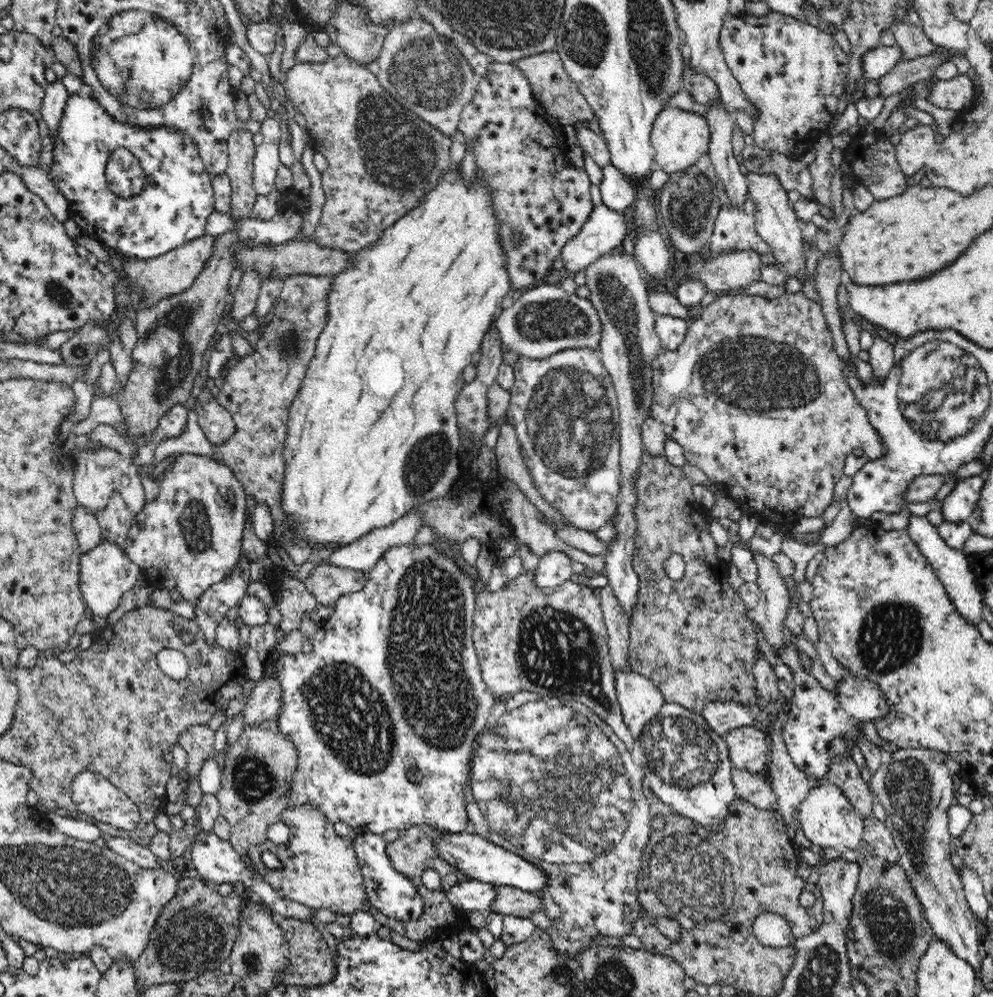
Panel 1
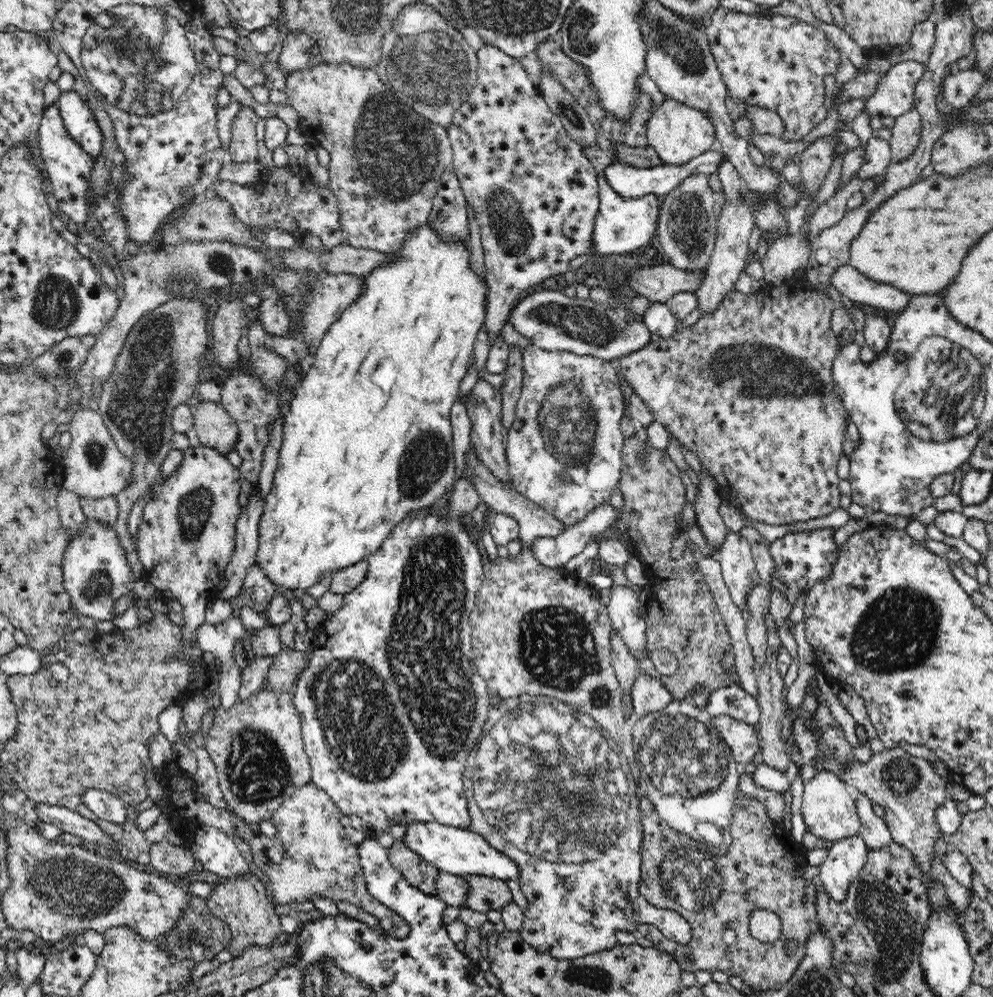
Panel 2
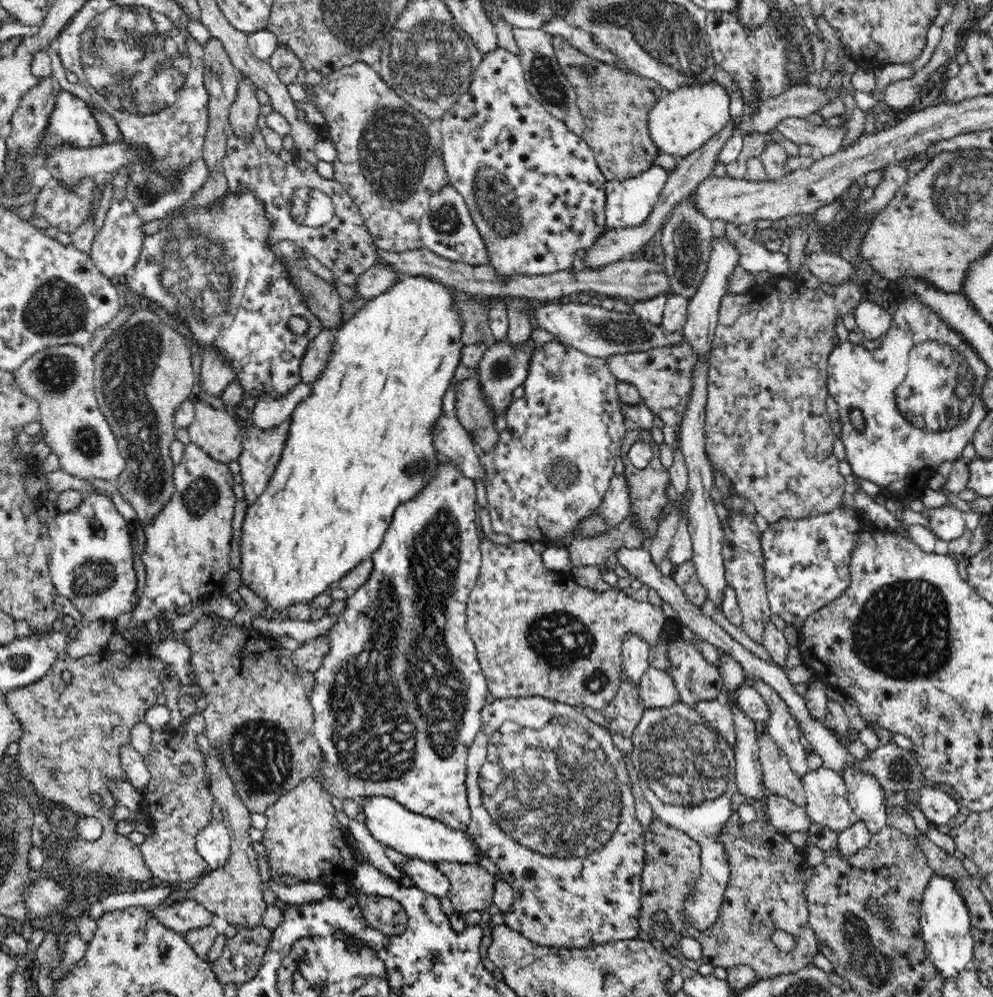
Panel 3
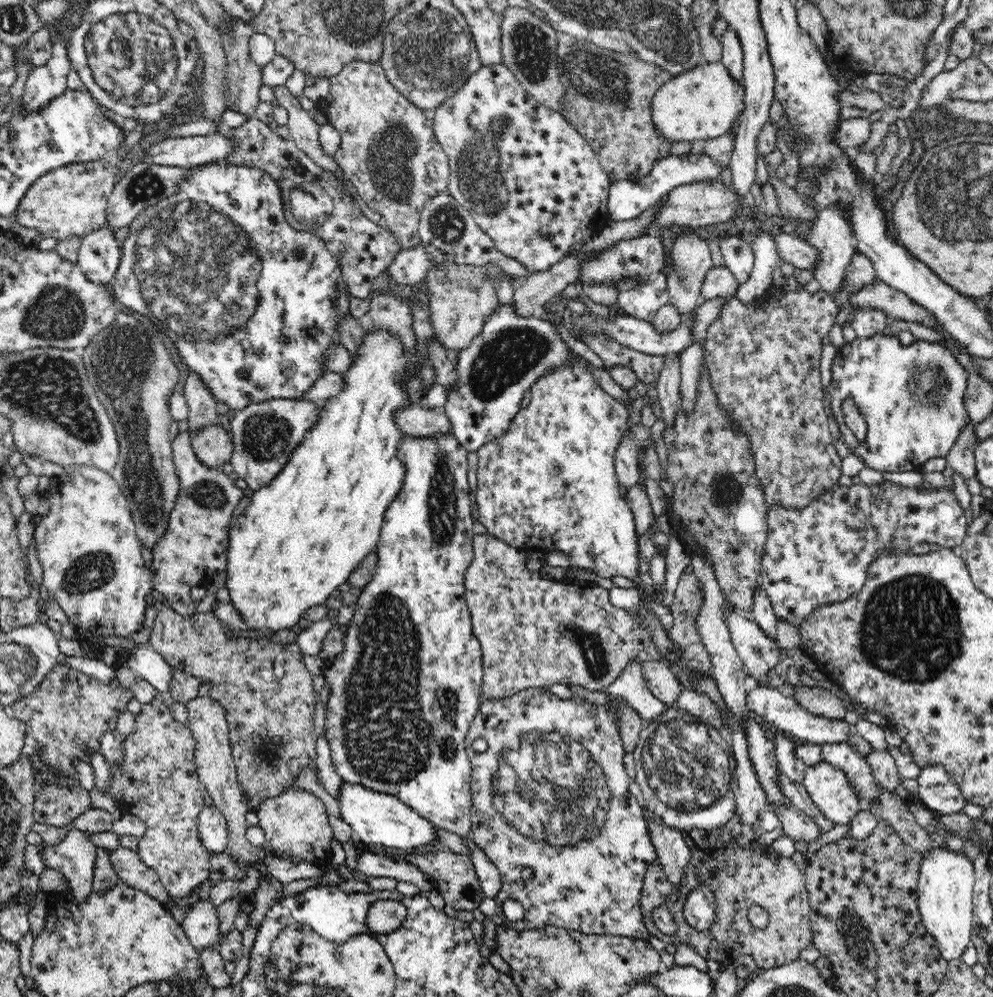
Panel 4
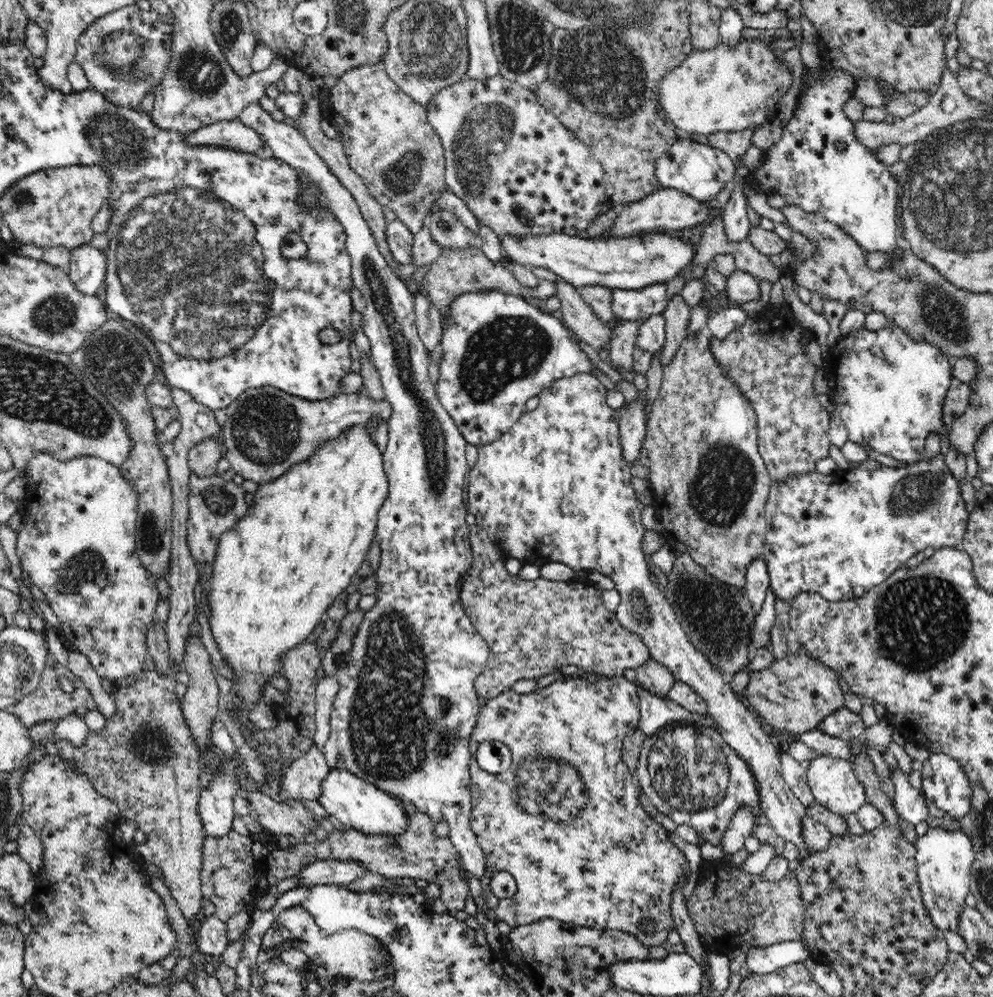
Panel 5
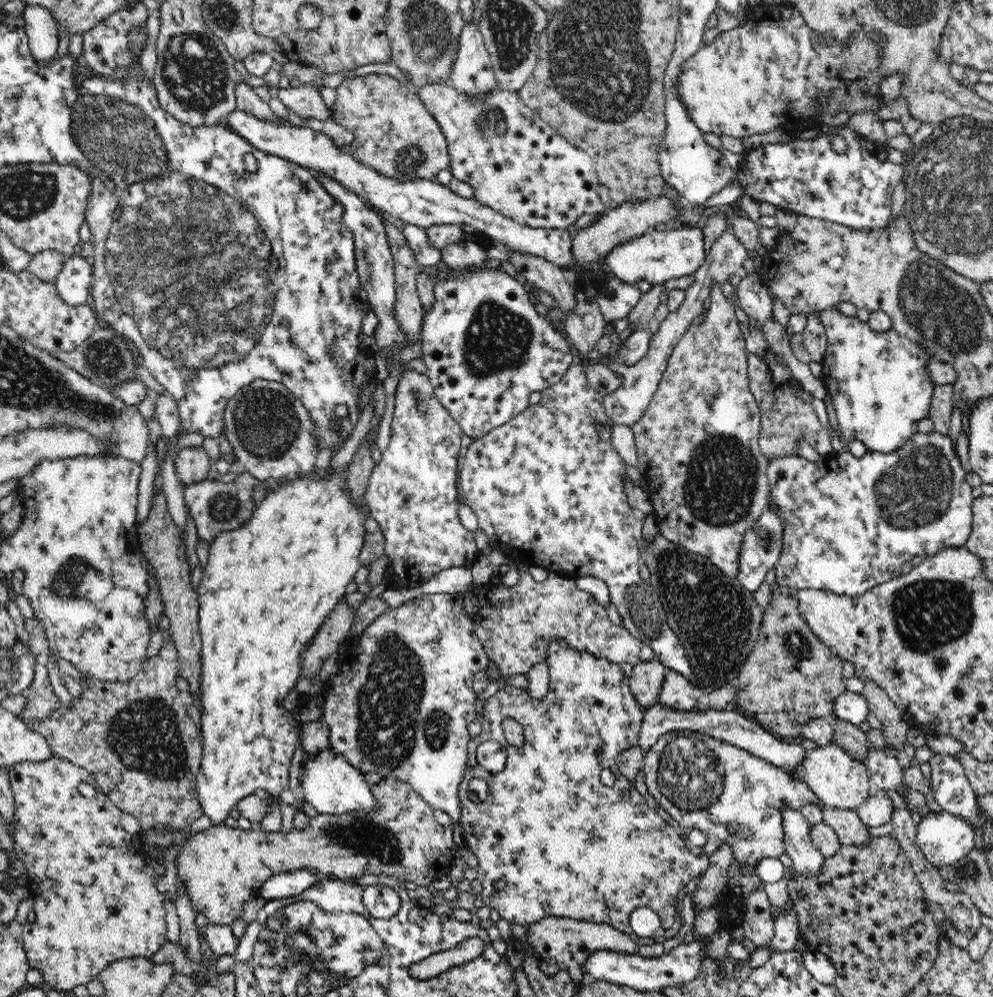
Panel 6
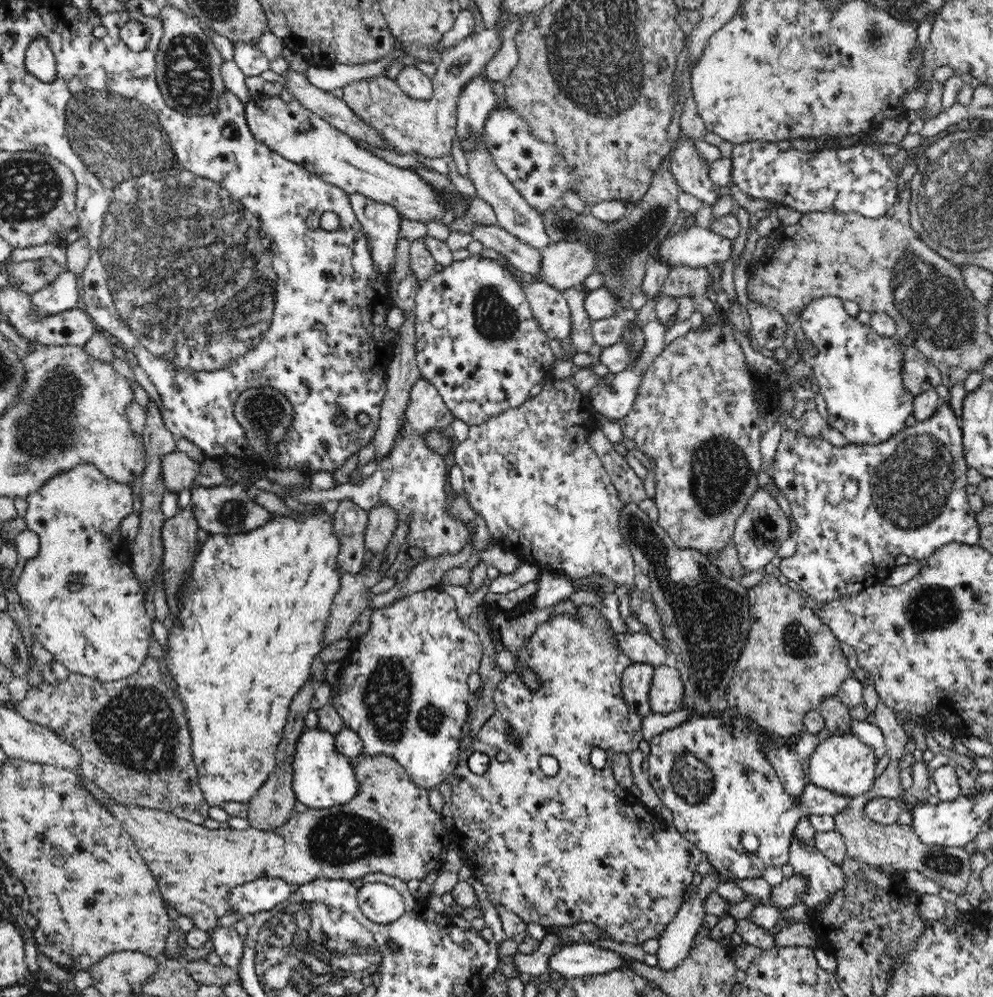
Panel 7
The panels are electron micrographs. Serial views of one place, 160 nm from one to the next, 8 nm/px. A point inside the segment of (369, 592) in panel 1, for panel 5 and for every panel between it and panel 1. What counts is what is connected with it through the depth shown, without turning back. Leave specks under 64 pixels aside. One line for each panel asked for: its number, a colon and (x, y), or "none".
2: (413, 608)
3: (405, 736)
4: (402, 695)
5: (403, 723)

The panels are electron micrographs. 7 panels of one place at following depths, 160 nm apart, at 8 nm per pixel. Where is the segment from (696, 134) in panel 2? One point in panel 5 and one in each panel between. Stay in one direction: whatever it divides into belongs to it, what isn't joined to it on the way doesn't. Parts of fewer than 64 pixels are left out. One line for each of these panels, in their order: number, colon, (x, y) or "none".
3: (680, 122)
4: (702, 104)
5: (719, 90)

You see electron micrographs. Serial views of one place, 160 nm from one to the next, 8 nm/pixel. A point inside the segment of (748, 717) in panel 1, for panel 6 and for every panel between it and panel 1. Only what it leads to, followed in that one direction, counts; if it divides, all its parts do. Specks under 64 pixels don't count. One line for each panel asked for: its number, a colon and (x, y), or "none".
2: (733, 701)
3: (747, 699)
4: (785, 713)
5: (843, 724)
6: (853, 708)

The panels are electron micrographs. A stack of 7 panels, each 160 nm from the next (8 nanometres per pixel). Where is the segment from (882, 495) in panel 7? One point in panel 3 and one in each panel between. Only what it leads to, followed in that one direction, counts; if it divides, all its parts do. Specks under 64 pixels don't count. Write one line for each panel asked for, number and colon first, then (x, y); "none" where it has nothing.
3: (807, 561)
4: (817, 556)
5: (837, 535)
6: (849, 524)

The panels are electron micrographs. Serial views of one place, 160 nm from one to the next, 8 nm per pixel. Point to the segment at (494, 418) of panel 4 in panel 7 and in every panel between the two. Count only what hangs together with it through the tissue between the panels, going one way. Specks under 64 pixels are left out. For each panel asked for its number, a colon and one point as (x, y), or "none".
5: (497, 351)
6: (486, 349)
7: (479, 344)

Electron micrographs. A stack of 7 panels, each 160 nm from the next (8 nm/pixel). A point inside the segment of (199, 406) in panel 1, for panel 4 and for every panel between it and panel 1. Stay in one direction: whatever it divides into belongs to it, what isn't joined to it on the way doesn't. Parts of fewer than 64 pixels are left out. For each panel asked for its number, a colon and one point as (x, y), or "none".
2: (213, 426)
3: (215, 429)
4: (213, 445)

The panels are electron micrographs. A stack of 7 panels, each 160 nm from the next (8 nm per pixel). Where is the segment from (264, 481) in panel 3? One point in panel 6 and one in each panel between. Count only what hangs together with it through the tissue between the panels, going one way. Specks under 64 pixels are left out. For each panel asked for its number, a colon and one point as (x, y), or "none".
4: (264, 434)
5: (267, 430)
6: (271, 432)

